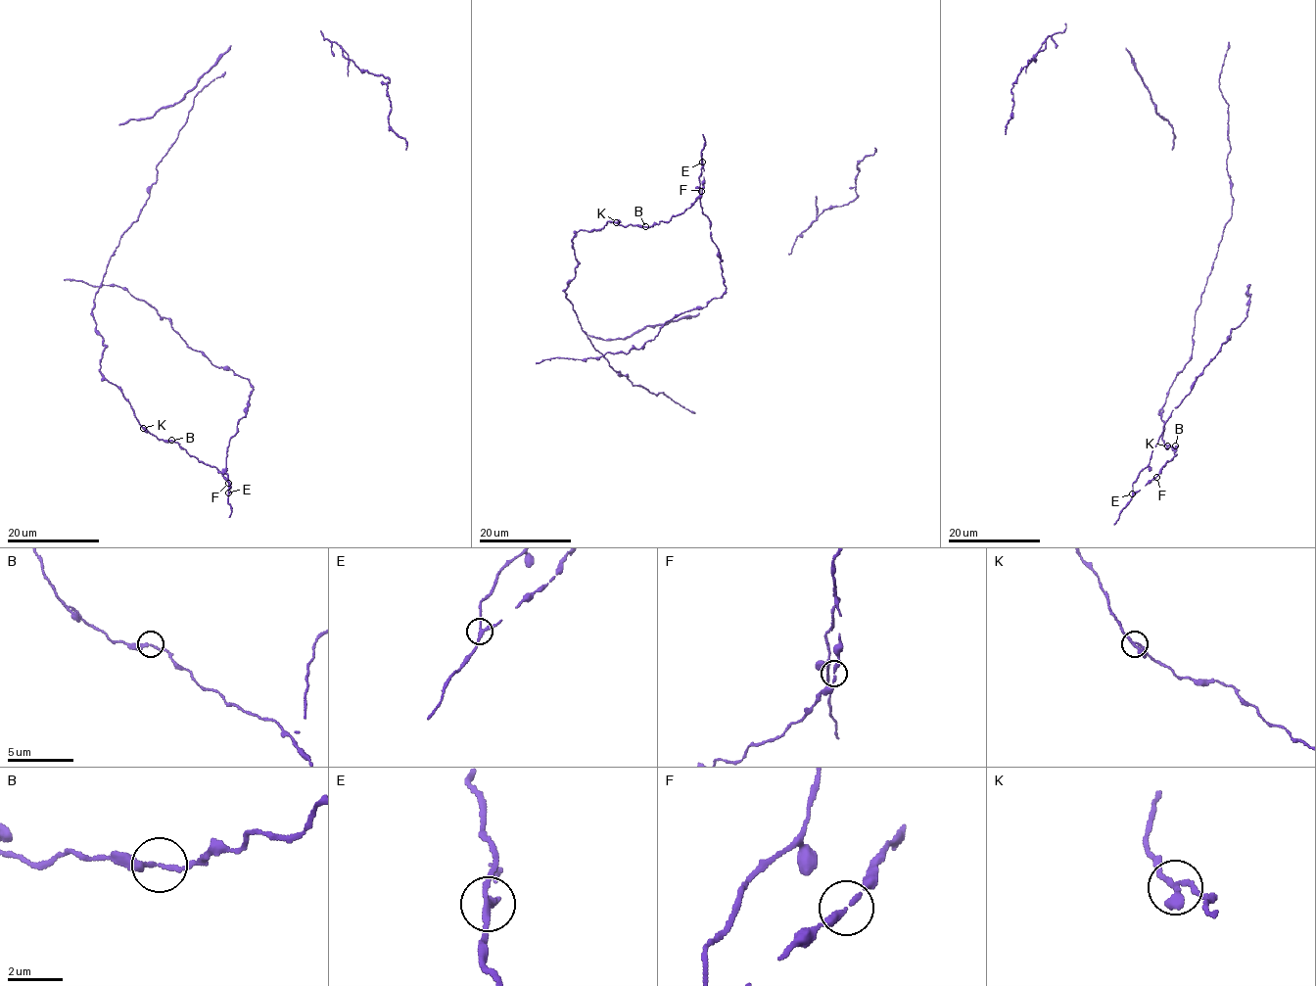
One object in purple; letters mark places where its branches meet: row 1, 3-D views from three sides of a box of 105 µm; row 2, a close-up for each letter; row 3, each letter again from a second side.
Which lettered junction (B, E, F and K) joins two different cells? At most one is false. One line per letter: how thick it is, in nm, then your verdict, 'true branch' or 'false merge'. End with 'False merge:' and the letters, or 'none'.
B: 200 nm thick; true branch
E: 200 nm thick; true branch
F: 220 nm thick; true branch
K: 220 nm thick; true branch
False merge: none

